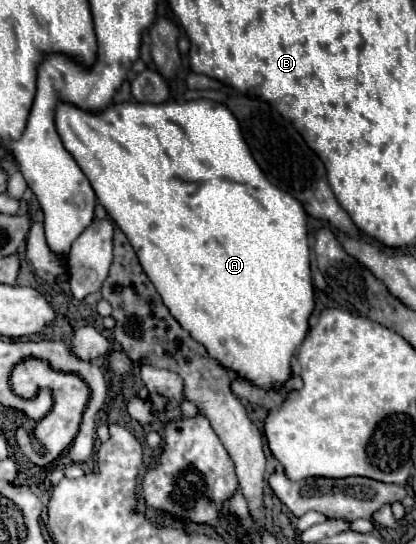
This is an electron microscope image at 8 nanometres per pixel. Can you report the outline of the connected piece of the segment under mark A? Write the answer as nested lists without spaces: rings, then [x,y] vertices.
[[[193,100],[183,104],[163,102],[157,106],[141,102],[123,102],[111,104],[101,114],[89,114],[71,104],[59,104],[55,124],[65,148],[71,152],[71,156],[77,160],[77,164],[89,178],[99,204],[109,212],[115,224],[129,238],[131,246],[137,250],[137,258],[145,274],[151,278],[157,292],[161,294],[161,300],[165,302],[173,318],[177,318],[181,328],[187,330],[193,340],[201,342],[207,348],[209,356],[217,360],[223,368],[233,370],[237,376],[251,382],[253,386],[279,392],[281,386],[291,378],[291,358],[305,340],[305,334],[309,332],[309,316],[315,310],[315,292],[309,266],[311,254],[307,242],[307,216],[301,202],[297,202],[291,194],[285,194],[265,178],[263,170],[253,160],[249,146],[245,144],[243,134],[239,130],[239,122],[233,118],[233,114],[223,104],[213,100]]]

